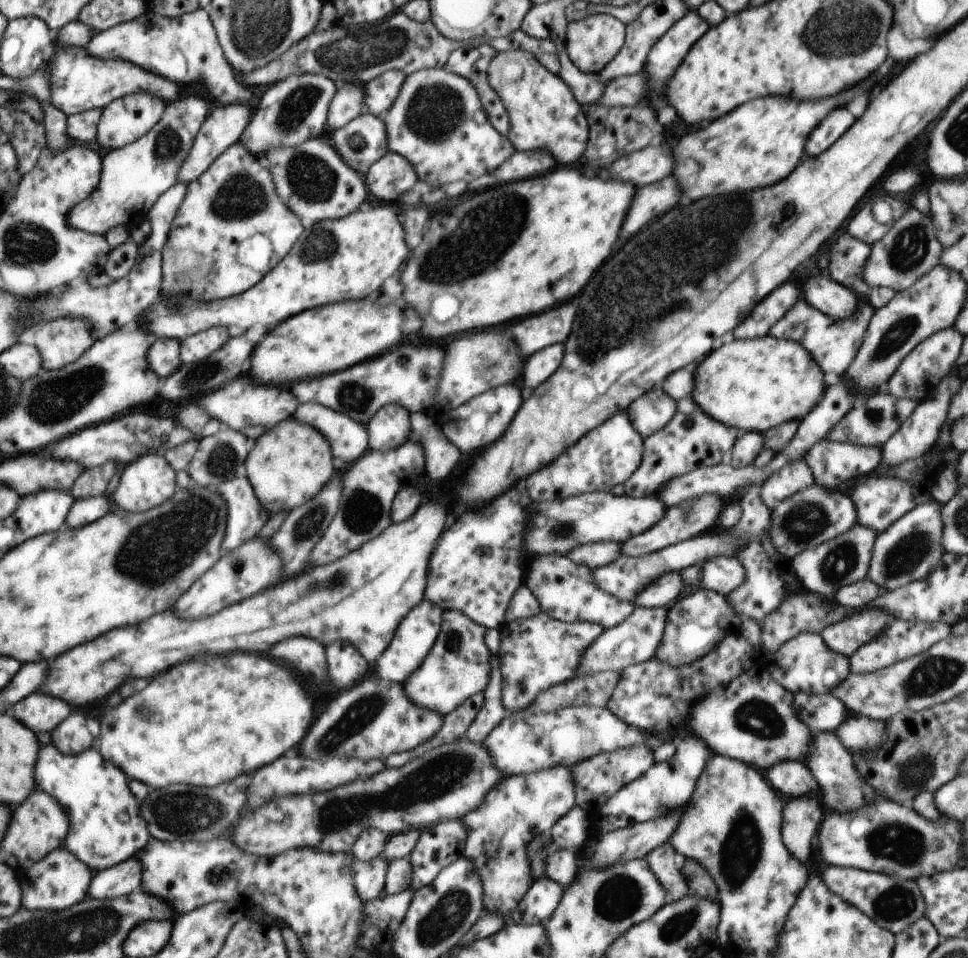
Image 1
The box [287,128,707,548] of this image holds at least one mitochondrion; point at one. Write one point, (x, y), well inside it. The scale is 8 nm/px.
(464, 254)

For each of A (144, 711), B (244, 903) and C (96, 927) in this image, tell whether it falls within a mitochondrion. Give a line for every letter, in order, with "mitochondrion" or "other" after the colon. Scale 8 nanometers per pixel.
A: mitochondrion
B: other
C: mitochondrion

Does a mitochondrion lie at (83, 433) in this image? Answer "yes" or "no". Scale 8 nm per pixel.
no

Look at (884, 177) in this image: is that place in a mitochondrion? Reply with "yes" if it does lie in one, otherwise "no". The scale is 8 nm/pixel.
no

